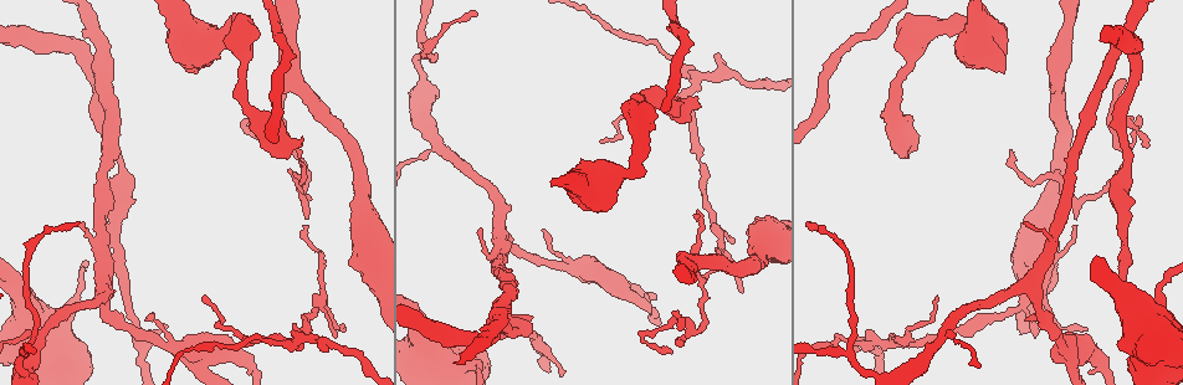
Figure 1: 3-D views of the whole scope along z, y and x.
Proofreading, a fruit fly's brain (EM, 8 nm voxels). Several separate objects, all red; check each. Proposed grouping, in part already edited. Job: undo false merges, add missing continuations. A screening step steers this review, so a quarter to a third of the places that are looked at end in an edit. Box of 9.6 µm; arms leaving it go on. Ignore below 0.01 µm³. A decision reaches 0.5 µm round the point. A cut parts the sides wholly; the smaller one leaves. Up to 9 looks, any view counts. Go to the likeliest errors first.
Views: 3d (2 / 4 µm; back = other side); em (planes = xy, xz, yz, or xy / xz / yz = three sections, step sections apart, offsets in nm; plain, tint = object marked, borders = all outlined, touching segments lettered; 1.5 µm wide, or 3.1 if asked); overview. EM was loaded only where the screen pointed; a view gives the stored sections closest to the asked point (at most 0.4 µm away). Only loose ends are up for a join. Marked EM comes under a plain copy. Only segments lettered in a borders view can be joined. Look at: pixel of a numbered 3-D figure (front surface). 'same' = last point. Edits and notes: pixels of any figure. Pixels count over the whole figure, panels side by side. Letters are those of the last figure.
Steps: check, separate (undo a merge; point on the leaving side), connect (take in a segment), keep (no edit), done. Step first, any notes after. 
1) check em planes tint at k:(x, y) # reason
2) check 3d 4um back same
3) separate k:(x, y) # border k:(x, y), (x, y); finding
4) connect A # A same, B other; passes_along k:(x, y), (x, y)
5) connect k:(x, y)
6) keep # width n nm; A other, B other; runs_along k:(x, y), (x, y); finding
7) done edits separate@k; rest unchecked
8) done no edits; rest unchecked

check 3d 4um at 1:(1087, 329)

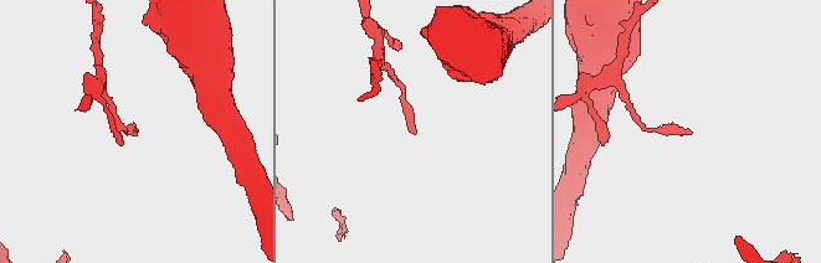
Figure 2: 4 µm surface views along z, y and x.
check em planes borders at 2:(690, 133) # need the tissue

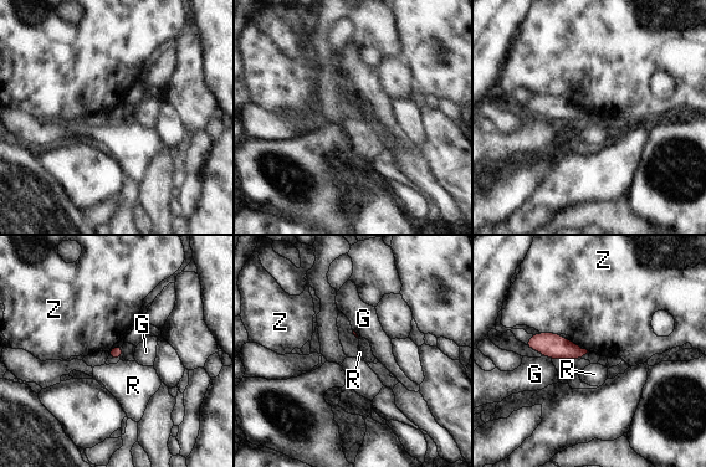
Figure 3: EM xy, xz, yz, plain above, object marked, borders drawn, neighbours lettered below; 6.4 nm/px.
keep # G other, R other, Z other; border 3:(541, 332), (559, 334); no lettered segment goes on from it

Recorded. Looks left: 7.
check 3d 4um at 1:(1063, 347) # side arm on a straight run

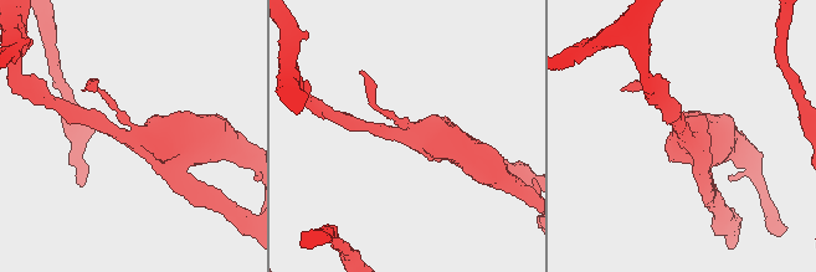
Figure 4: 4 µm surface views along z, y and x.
check em xz step 4 tint at 4:(424, 134) # arms 3; arm_widths 200, 200, 460 nm; shape alone is not enough

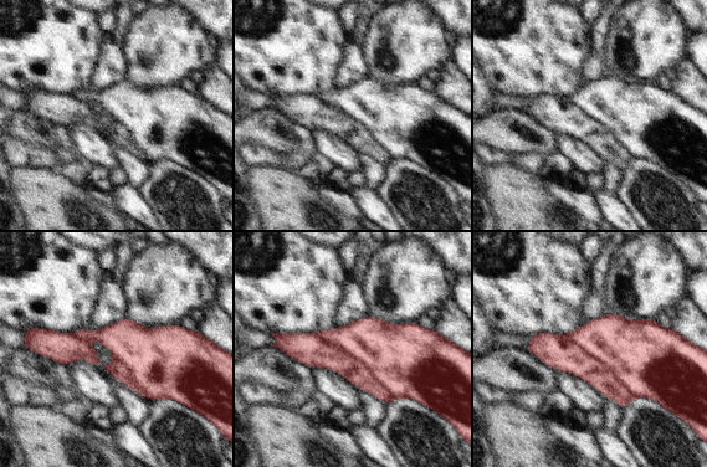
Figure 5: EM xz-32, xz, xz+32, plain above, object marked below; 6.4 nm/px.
check em planes borders same

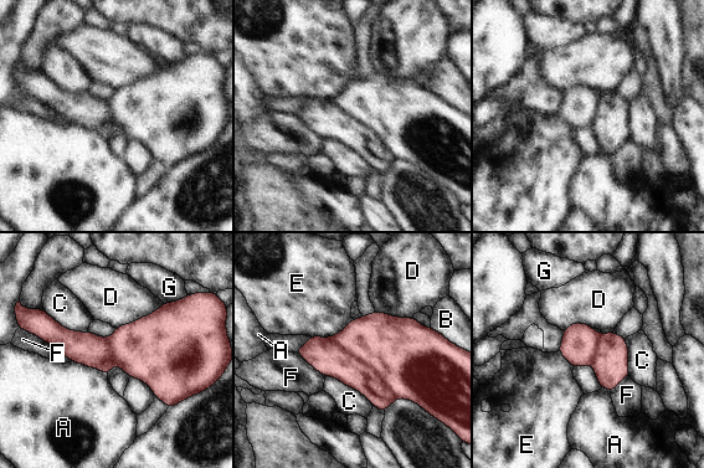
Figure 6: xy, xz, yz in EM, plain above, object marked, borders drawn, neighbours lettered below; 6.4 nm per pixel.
separate 6:(329, 359) # longest_contact C 380 nm; A other, B other, C other, D other, E other, F other, G other; part_leaving 6:(301, 351), (319, 351), (392, 396); two neurons meet here

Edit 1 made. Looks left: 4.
check overview

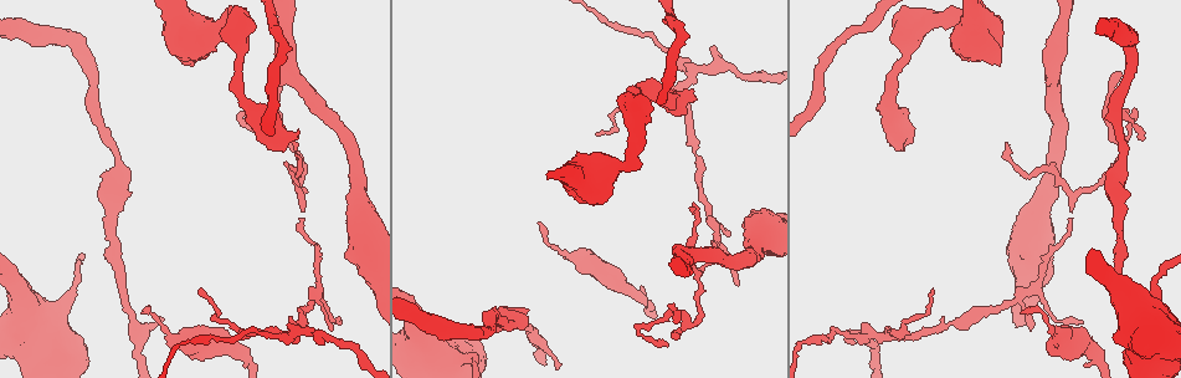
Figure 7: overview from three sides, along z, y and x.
check 3d 4um at 7:(117, 172) # thick turns thin

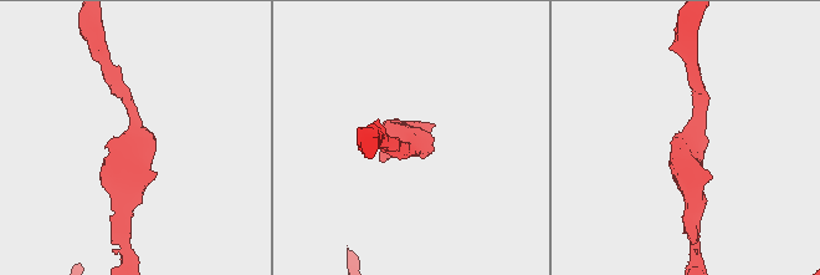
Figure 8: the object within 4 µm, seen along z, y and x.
check em yz step 8 tint at 8:(695, 139) # arm_widths 200, 420 nm; shape alone is not enough

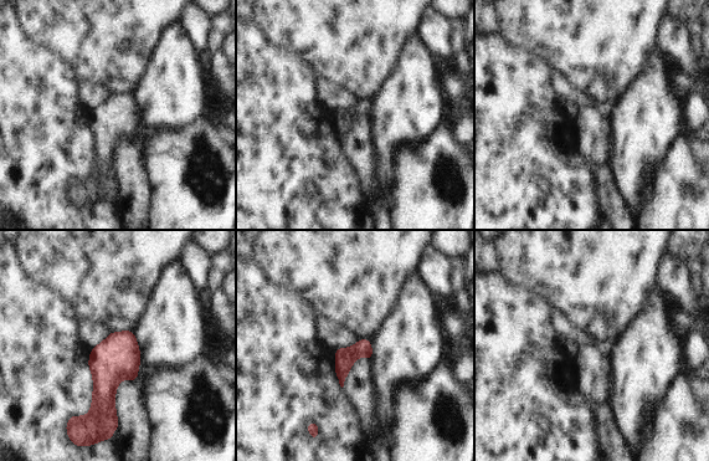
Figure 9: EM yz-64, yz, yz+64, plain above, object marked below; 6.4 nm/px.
check em xz step 4 borders same

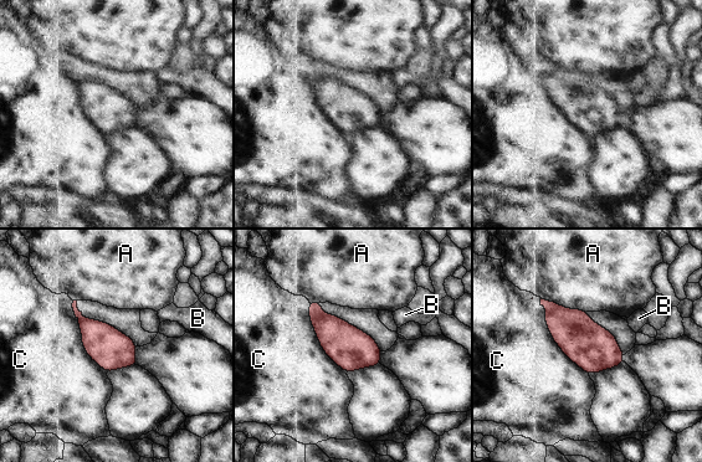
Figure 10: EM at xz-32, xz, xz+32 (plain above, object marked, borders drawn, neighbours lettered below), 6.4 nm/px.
keep # A other, B other, C other; border 10:(539, 298), (553, 340), (588, 374); all the same neuron

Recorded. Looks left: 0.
done edits separate@6; rest unchecked

